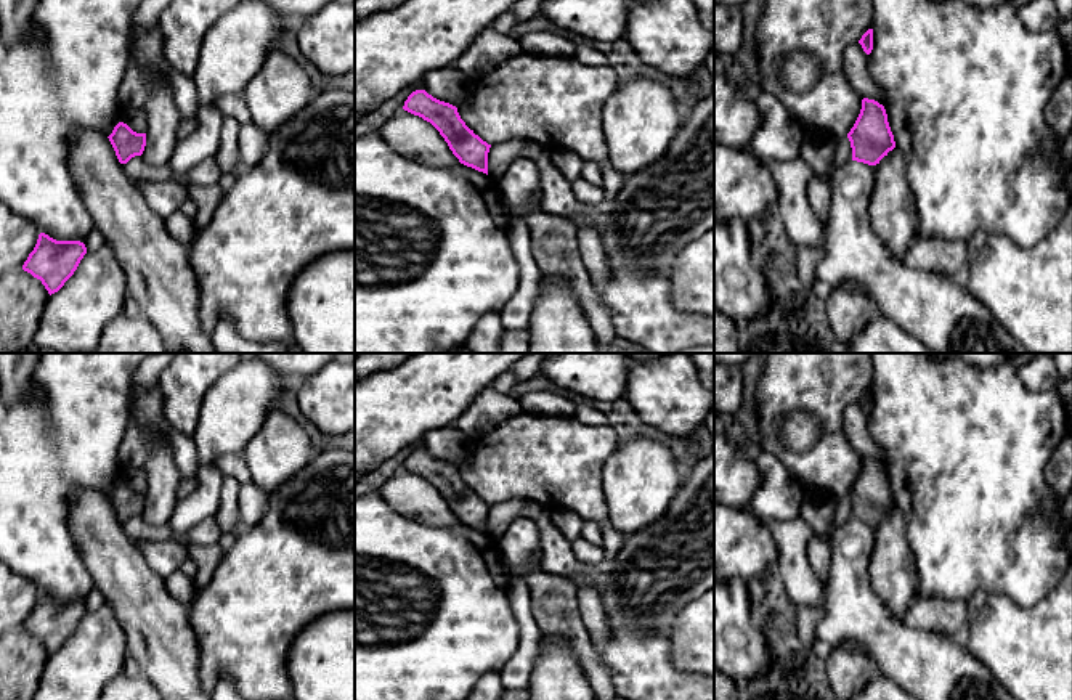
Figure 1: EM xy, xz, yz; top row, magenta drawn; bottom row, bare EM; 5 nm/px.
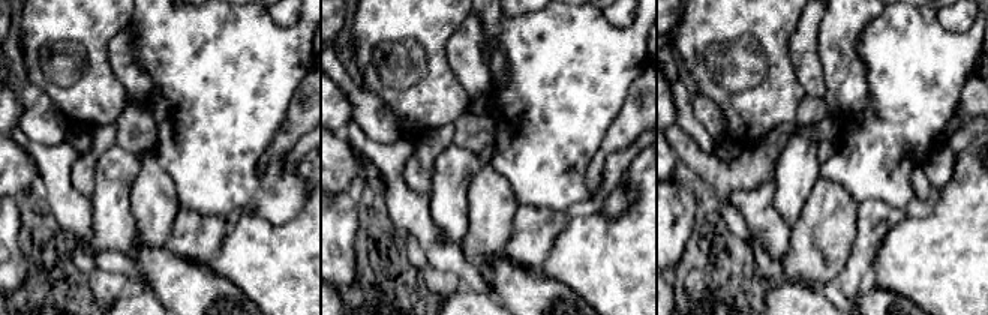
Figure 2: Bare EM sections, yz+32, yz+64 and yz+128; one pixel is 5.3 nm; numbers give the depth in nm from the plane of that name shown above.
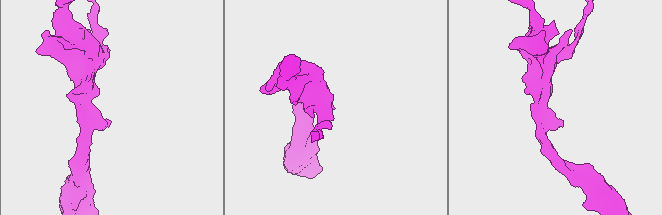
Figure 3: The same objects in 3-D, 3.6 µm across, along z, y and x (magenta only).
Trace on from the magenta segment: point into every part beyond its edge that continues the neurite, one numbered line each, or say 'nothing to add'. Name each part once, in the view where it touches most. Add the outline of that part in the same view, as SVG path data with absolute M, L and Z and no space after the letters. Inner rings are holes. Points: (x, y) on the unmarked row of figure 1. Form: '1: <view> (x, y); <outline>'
nothing to add

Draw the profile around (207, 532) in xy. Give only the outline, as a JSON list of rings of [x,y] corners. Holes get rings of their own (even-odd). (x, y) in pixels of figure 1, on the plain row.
[[[143,515],[132,517],[124,523],[125,535],[128,539],[149,539],[149,541],[165,541],[175,539],[185,547],[191,544],[210,546],[218,543],[221,531],[215,517],[205,517],[199,523],[189,527],[185,531],[175,531],[170,525],[165,527],[151,527],[144,522]]]

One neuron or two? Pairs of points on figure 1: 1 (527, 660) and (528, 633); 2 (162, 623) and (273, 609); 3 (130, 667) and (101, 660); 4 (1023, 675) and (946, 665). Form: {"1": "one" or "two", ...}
{"1": "one", "2": "two", "3": "two", "4": "two"}

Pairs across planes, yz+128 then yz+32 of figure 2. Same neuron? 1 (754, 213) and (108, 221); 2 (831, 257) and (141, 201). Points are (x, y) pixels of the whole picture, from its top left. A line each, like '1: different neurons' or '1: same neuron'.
1: different neurons
2: same neuron

